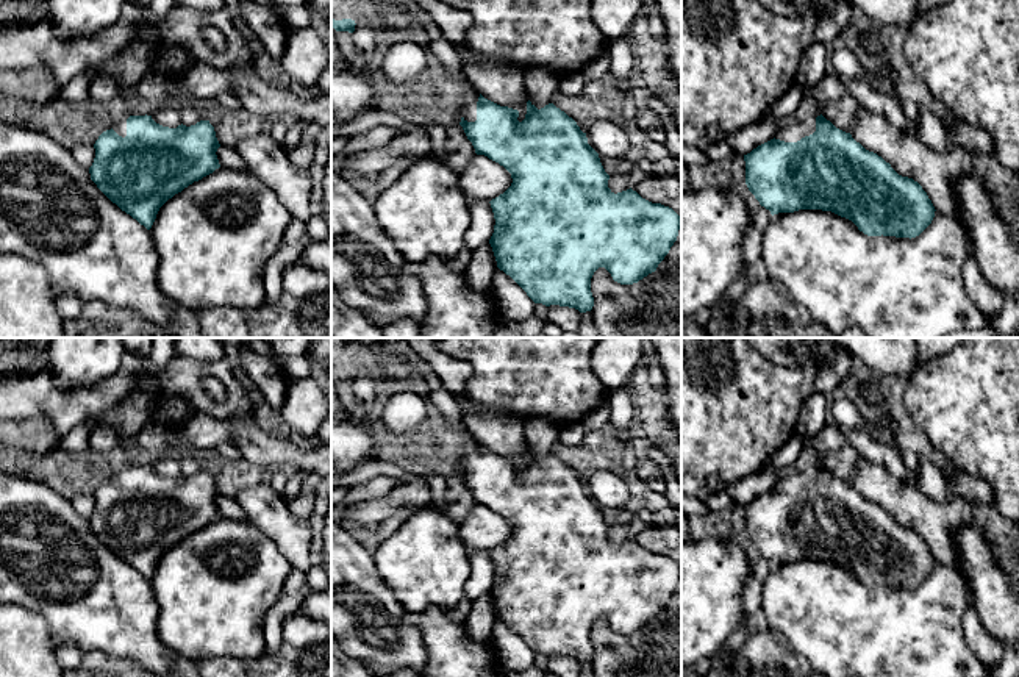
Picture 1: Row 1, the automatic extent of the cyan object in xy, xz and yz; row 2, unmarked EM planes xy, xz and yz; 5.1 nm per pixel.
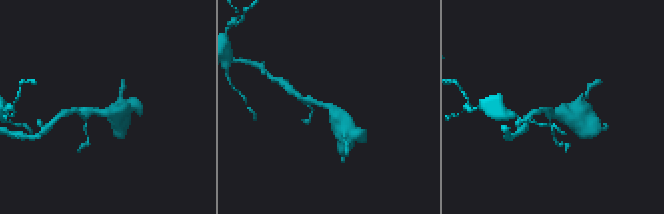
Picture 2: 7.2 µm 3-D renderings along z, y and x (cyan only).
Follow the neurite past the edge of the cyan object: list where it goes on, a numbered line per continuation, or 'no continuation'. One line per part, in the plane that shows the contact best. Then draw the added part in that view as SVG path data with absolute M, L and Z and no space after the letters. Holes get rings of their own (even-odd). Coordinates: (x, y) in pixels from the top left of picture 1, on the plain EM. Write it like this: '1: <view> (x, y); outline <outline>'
1: yz (790, 483); outline M808 467L803 472L781 477L775 485L775 489L785 493L797 493L802 488L813 485L814 482L816 482L816 467Z

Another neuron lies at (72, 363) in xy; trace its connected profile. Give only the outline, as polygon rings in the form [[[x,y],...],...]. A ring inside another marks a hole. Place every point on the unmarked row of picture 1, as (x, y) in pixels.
[[[52,338],[45,367],[55,385],[67,392],[114,375],[123,352],[122,338]]]

